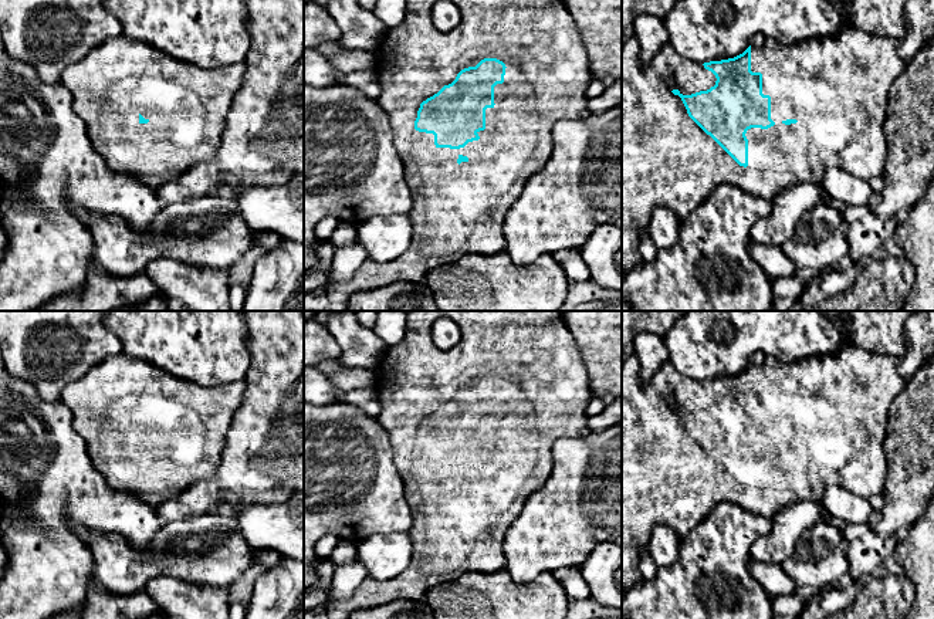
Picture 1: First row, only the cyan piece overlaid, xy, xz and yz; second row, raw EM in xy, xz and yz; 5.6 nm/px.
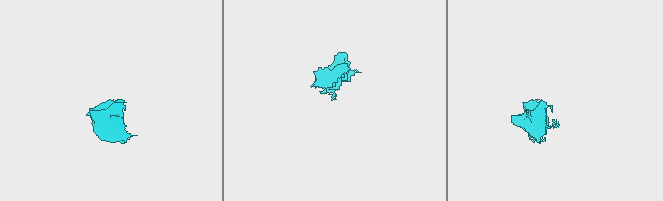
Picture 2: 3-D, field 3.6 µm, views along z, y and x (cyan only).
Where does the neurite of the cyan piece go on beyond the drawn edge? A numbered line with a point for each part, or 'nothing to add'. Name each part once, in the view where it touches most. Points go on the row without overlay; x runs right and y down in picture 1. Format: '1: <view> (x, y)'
1: yz (836, 406)

